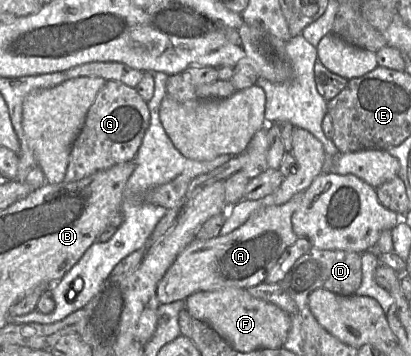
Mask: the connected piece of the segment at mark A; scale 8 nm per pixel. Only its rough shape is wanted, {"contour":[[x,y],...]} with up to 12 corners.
{"contour":[[303,192],[231,233],[193,240],[156,288],[160,304],[252,288],[297,235]]}

